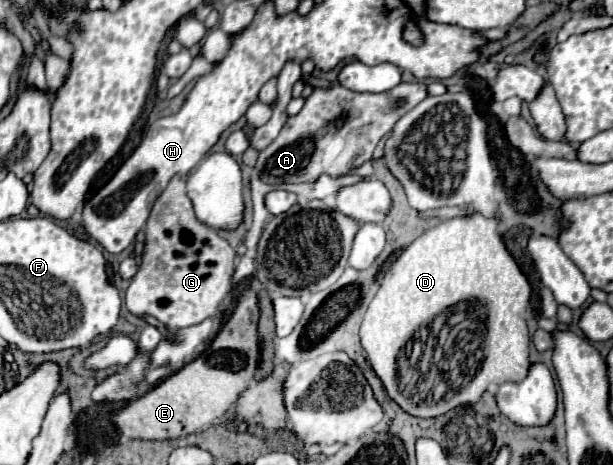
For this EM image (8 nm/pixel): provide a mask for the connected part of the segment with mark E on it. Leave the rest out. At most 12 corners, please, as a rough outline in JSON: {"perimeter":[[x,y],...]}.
{"perimeter":[[257,296],[199,358],[131,400],[119,434],[219,424],[259,366]]}

